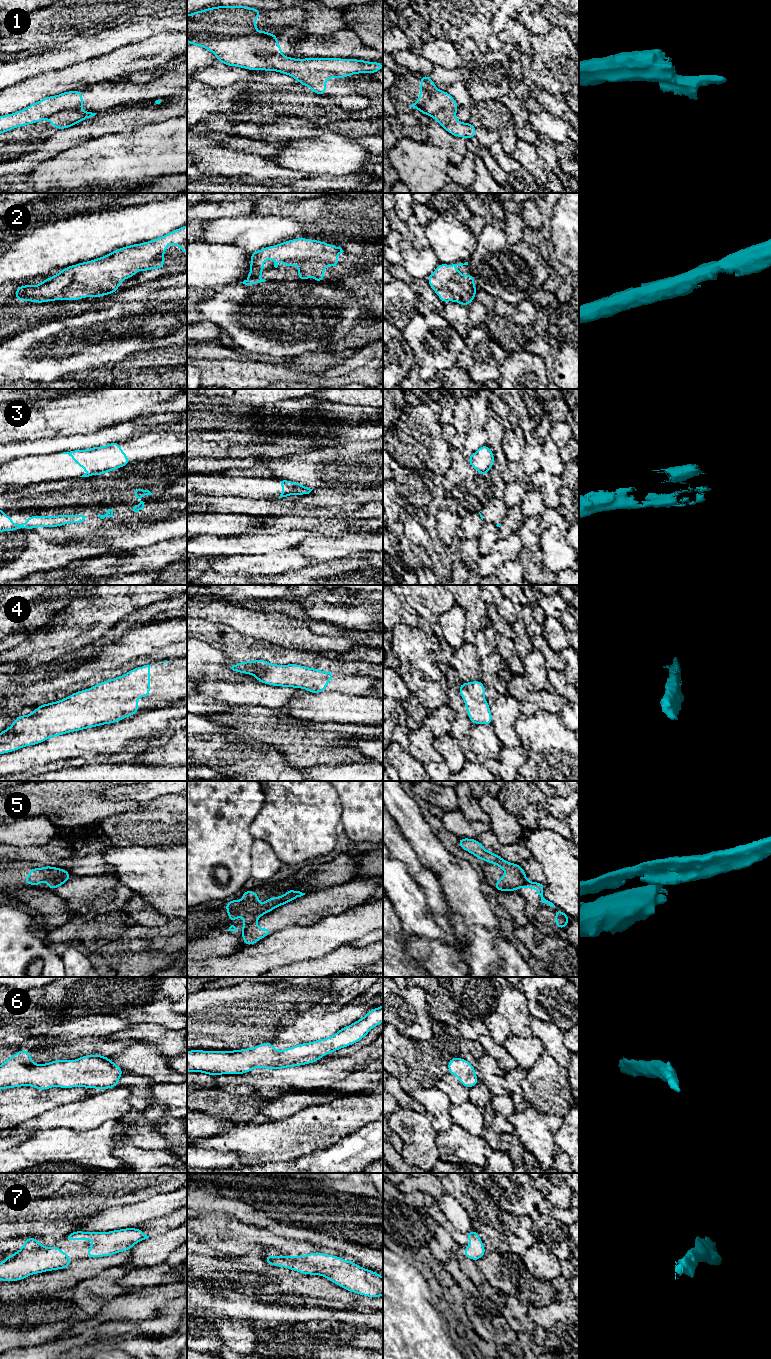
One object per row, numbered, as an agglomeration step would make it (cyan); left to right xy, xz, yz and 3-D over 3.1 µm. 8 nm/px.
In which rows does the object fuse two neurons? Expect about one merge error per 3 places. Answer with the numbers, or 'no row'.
1, 3, 5

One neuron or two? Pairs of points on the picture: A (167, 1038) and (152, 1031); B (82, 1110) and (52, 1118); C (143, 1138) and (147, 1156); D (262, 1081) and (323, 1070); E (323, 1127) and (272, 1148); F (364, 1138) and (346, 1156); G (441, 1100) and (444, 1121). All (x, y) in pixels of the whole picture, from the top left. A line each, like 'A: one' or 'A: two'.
A: one
B: one
C: two
D: one
E: one
F: one
G: one

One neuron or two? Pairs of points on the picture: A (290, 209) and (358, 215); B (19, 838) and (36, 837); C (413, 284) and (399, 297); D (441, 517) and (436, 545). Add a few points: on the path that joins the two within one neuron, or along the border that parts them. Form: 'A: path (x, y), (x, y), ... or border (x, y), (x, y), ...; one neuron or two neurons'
A: path (307, 212), (317, 215), (341, 215); one neuron
B: path (23, 837), (32, 837); one neuron
C: border (393, 278), (402, 281), (411, 290), (417, 301); two neurons
D: border (439, 538), (444, 543); two neurons

